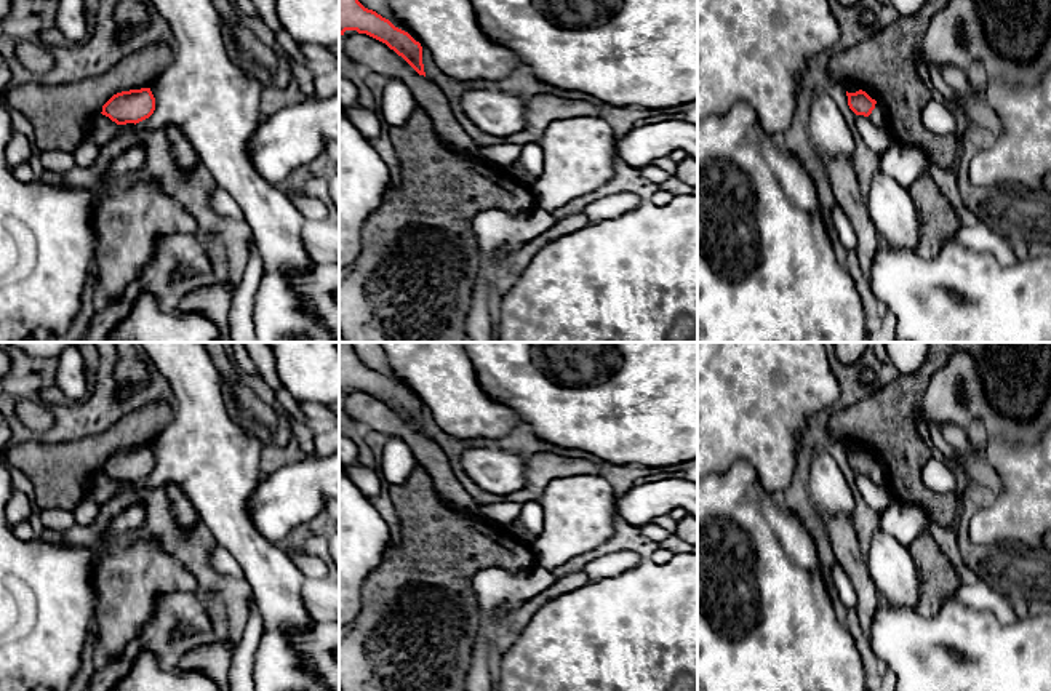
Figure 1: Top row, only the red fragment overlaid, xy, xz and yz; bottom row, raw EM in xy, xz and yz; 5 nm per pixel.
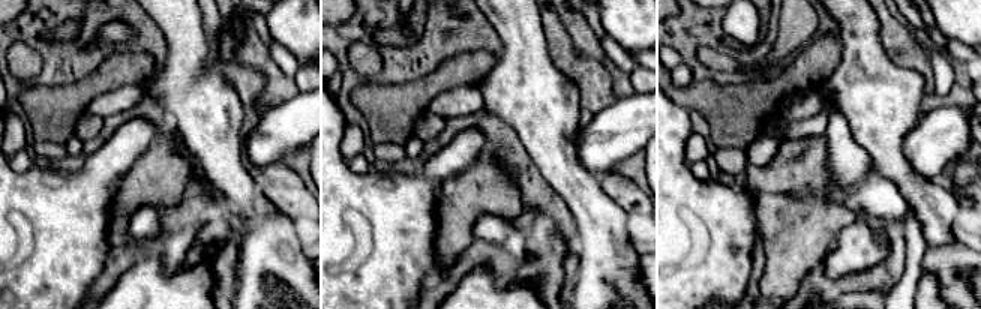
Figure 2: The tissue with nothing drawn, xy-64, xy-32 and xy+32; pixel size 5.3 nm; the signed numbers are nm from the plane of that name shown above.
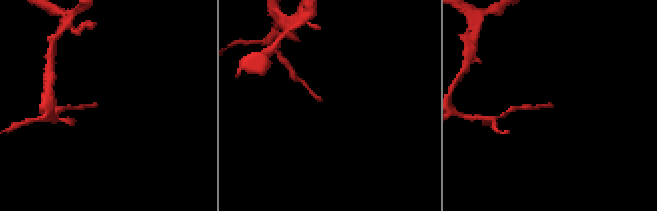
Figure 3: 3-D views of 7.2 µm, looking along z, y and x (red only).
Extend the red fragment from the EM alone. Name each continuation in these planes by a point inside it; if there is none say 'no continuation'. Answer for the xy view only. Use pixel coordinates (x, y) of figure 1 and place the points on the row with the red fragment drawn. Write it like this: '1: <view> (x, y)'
no continuation

